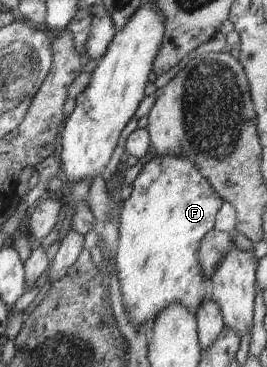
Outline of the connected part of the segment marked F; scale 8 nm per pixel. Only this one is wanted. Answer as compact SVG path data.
M156 154L144 164L131 185L131 194L124 200L120 210L119 240L114 262L130 321L134 325L148 324L149 321L153 324L157 314L173 303L181 303L185 308L198 308L205 299L210 298L210 281L200 271L196 254L201 239L214 228L222 200L188 158L172 154Z

